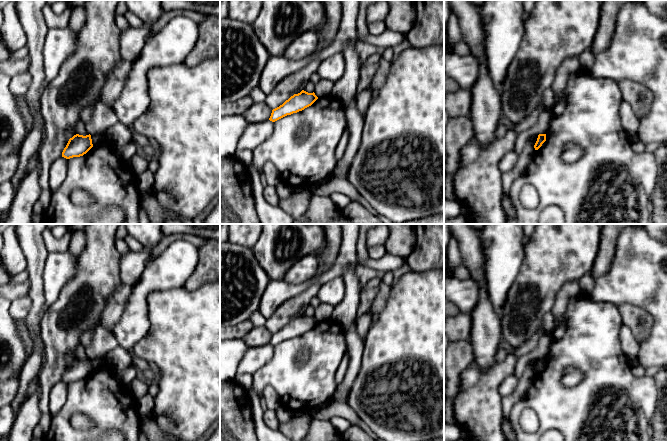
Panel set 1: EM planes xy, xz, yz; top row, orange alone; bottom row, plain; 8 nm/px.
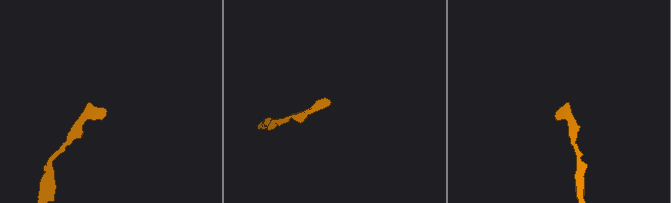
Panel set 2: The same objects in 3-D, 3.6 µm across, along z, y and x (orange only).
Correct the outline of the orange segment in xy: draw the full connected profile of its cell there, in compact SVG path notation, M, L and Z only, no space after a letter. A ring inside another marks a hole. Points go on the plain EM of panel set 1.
M76 358L69 363L66 371L62 376L62 381L70 383L80 381L86 378L93 371L91 359Z

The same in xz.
M302 314L300 317L291 320L279 331L273 333L269 344L275 346L287 339L302 335L311 330L317 323L318 321L314 316L308 317Z

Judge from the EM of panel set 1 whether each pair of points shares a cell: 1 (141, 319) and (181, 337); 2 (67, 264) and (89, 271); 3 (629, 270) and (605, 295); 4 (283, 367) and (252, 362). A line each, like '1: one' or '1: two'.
1: two
2: two
3: one
4: two

